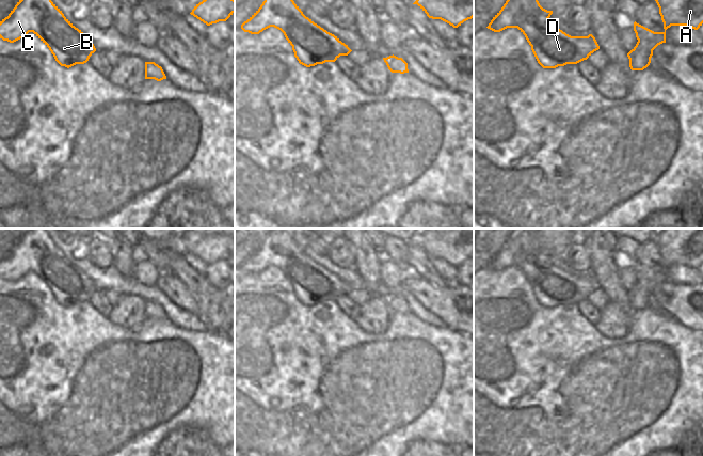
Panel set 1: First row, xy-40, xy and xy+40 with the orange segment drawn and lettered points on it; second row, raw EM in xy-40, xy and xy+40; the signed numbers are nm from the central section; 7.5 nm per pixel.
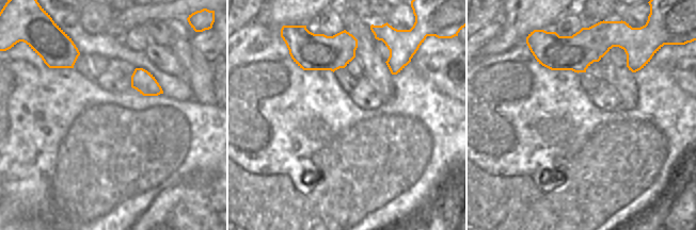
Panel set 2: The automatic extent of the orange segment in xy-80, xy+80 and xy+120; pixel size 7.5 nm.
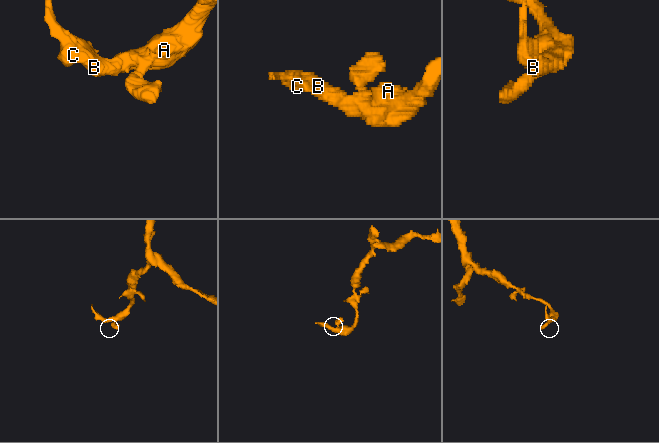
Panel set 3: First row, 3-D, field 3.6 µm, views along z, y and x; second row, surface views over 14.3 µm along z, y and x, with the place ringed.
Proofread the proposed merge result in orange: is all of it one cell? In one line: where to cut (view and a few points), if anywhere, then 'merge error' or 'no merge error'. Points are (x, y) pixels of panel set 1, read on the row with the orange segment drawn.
no cut; no merge error

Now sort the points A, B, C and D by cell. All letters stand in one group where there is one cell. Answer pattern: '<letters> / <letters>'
A B C D

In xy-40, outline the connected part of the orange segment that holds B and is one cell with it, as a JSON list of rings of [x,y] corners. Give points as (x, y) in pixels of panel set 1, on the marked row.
[[[19,0],[0,21],[0,38],[14,43],[33,32],[67,68],[84,64],[96,51],[92,41],[76,28],[51,0]]]

